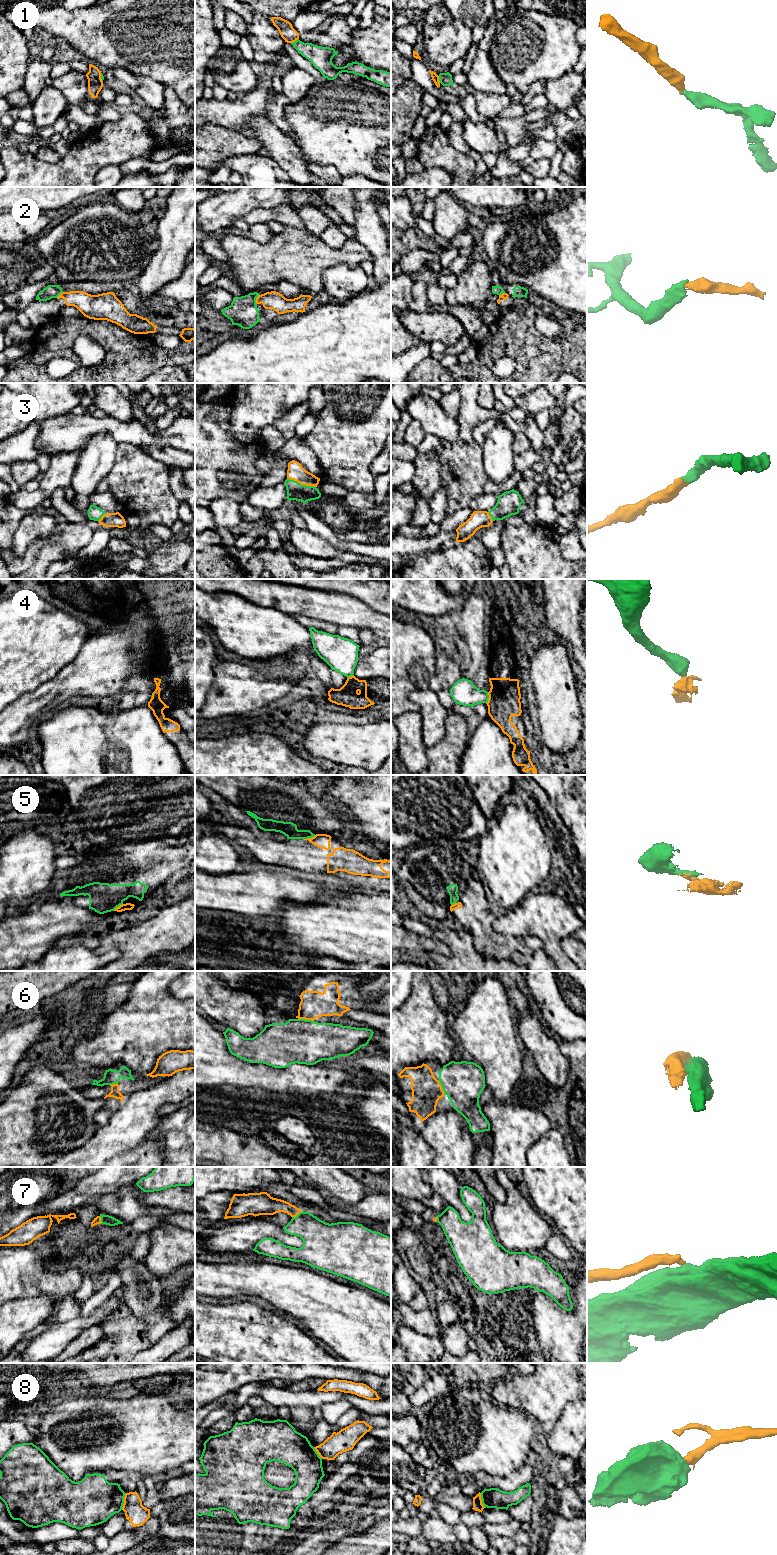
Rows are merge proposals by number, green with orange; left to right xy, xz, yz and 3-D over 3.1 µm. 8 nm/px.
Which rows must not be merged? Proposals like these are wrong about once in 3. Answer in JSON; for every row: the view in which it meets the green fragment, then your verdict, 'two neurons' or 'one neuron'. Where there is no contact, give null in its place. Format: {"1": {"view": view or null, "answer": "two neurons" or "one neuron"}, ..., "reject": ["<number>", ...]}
{"1": {"view": "xz", "answer": "one neuron"}, "2": {"view": "xz", "answer": "two neurons"}, "3": {"view": "xz", "answer": "one neuron"}, "4": {"view": "yz", "answer": "two neurons"}, "5": {"view": "xz", "answer": "two neurons"}, "6": {"view": "xz", "answer": "one neuron"}, "7": {"view": "xz", "answer": "two neurons"}, "8": {"view": "xy", "answer": "two neurons"}, "reject": ["2", "4", "5", "7", "8"]}

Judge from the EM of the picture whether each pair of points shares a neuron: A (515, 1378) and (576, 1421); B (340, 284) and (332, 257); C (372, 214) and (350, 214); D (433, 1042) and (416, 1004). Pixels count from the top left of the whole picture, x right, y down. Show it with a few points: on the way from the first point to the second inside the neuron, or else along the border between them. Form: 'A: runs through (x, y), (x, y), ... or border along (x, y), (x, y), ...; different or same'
A: runs through (530, 1393), (549, 1394), (561, 1406); same
B: border along (358, 265), (328, 267), (323, 273), (323, 286); different
C: border along (354, 197), (356, 212), (355, 222), (352, 225); different
D: runs through (424, 1033), (419, 1028), (419, 1013); same

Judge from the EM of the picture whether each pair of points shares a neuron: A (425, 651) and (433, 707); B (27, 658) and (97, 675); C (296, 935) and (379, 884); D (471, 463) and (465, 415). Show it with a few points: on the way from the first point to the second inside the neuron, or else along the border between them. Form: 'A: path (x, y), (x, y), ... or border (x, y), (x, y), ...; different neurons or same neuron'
A: border (426, 686), (409, 694), (418, 709); different neurons
B: border (79, 650), (70, 662), (45, 682); different neurons
C: border (354, 885), (380, 891); different neurons
D: path (470, 451), (470, 442), (465, 437), (465, 427); same neuron

